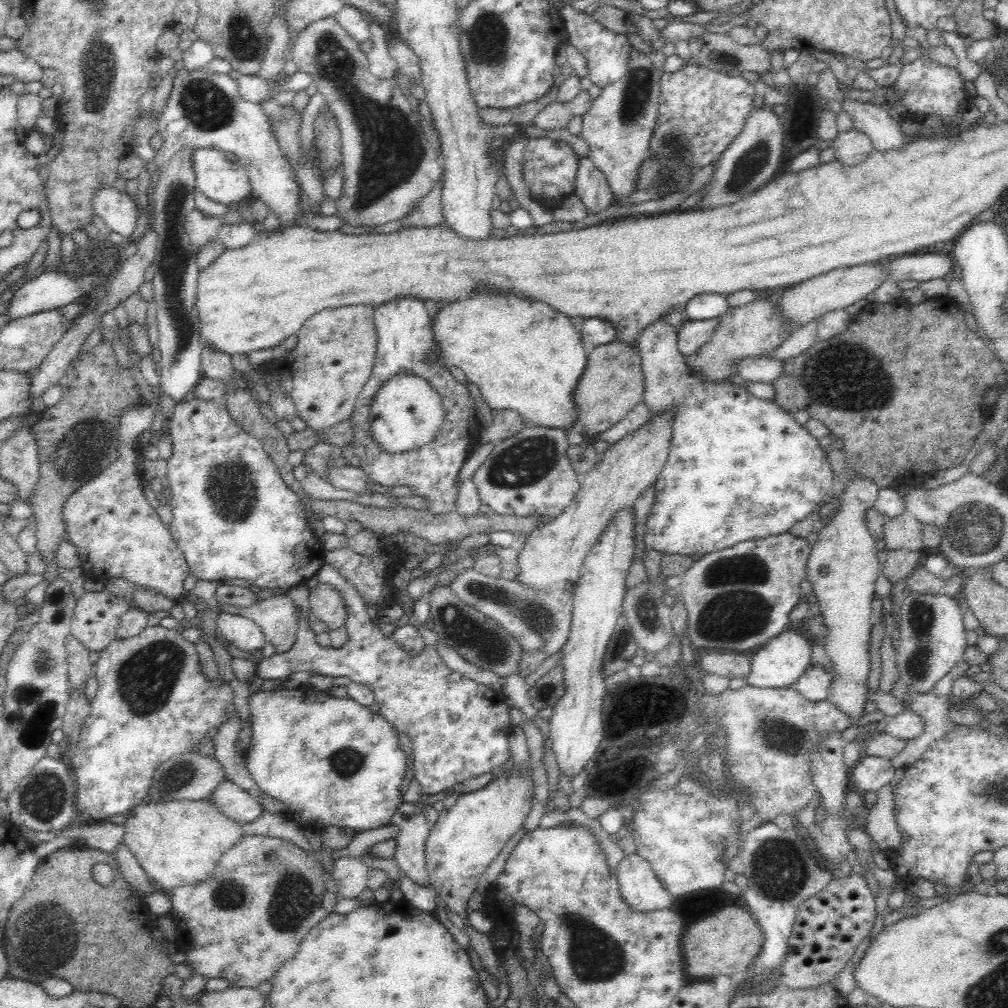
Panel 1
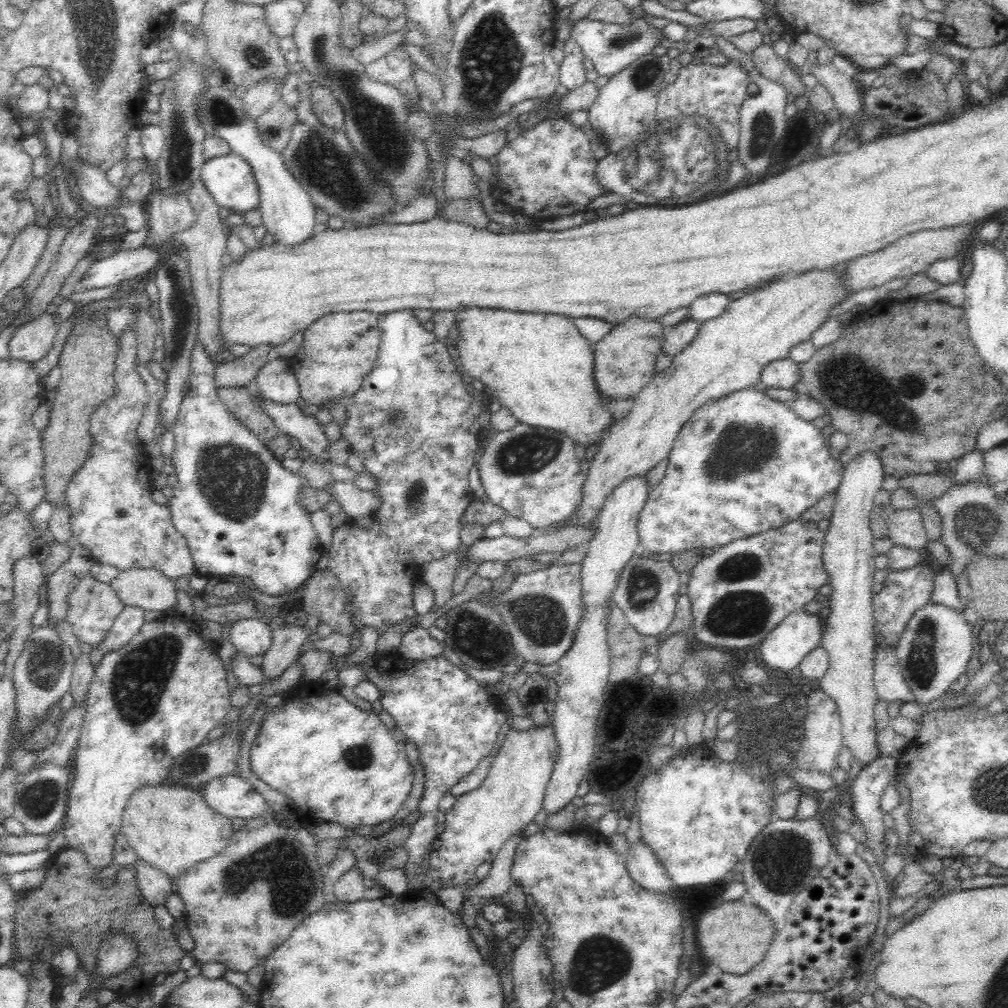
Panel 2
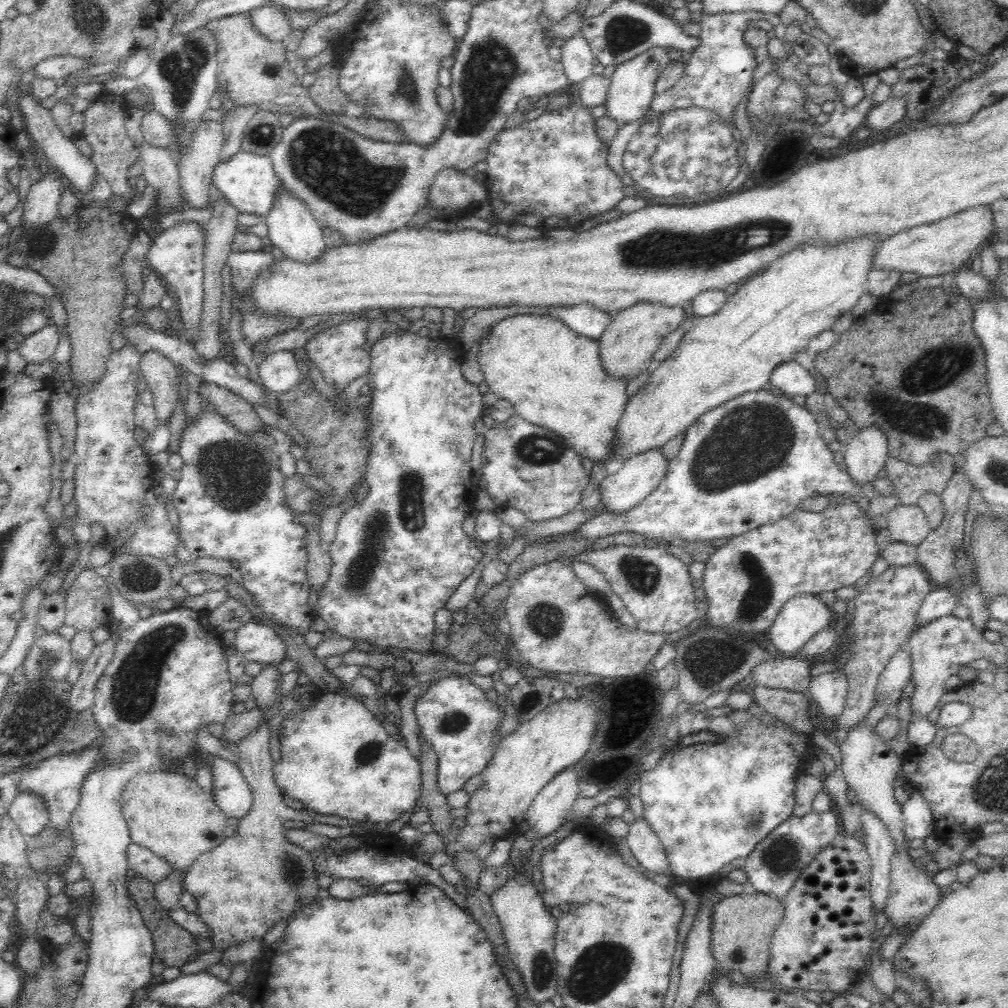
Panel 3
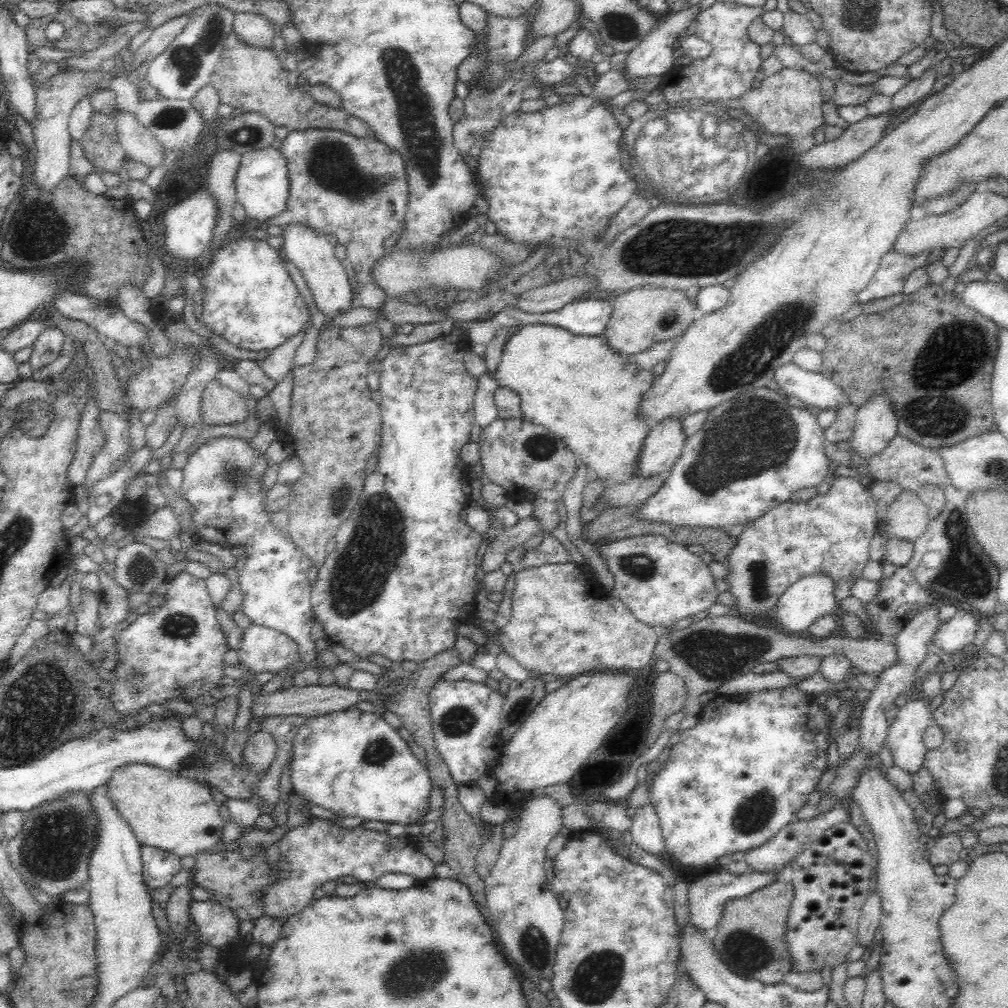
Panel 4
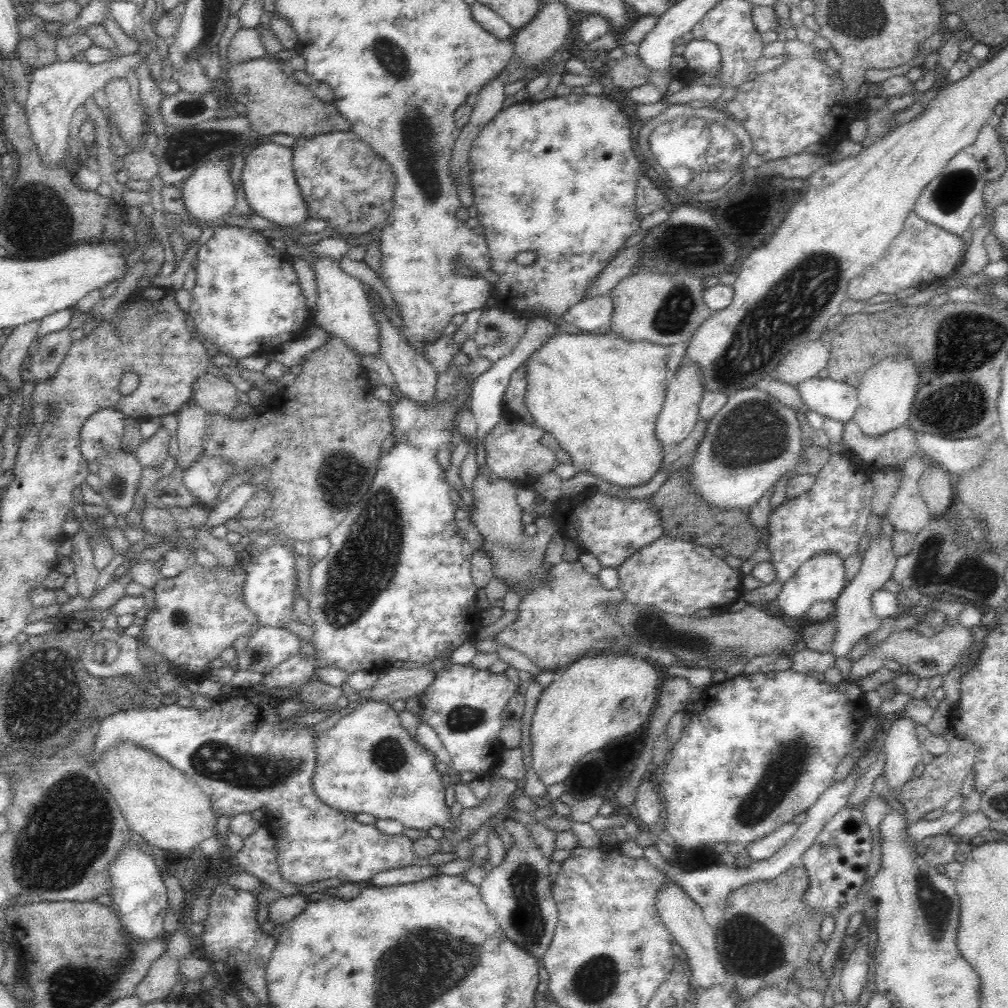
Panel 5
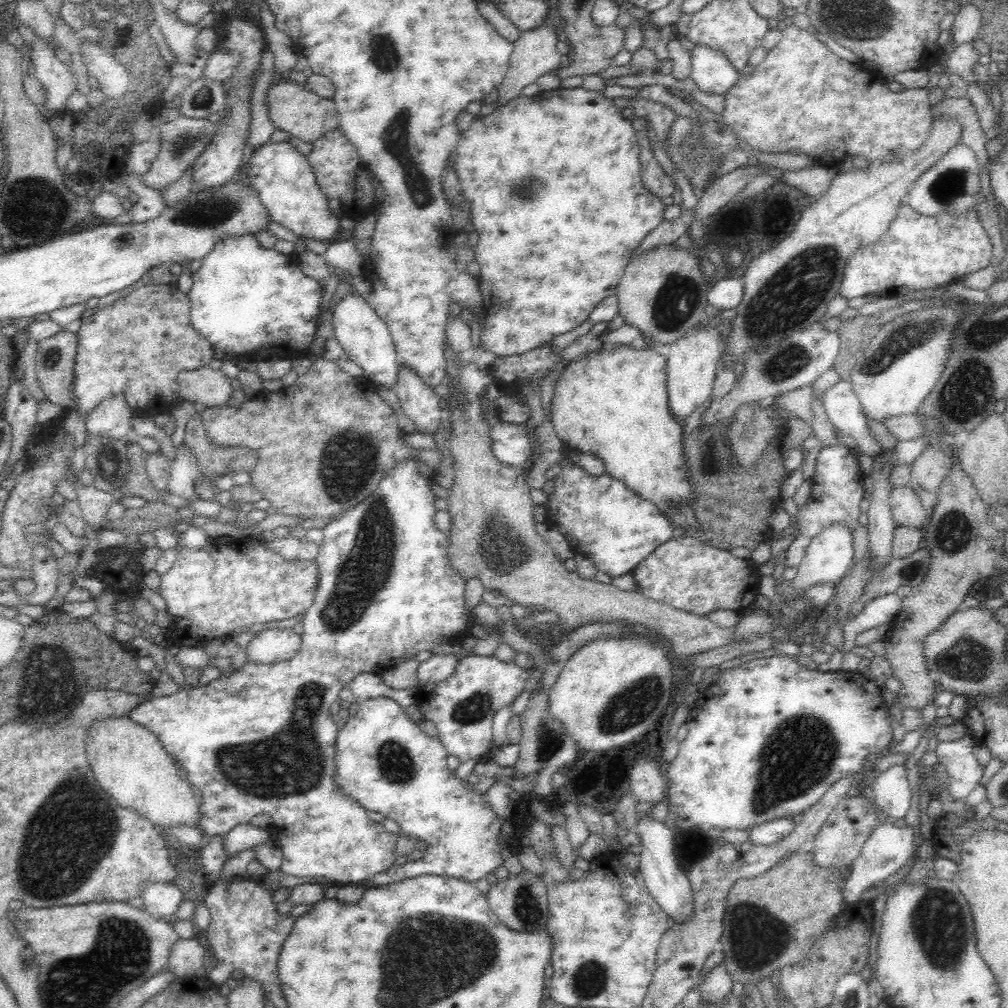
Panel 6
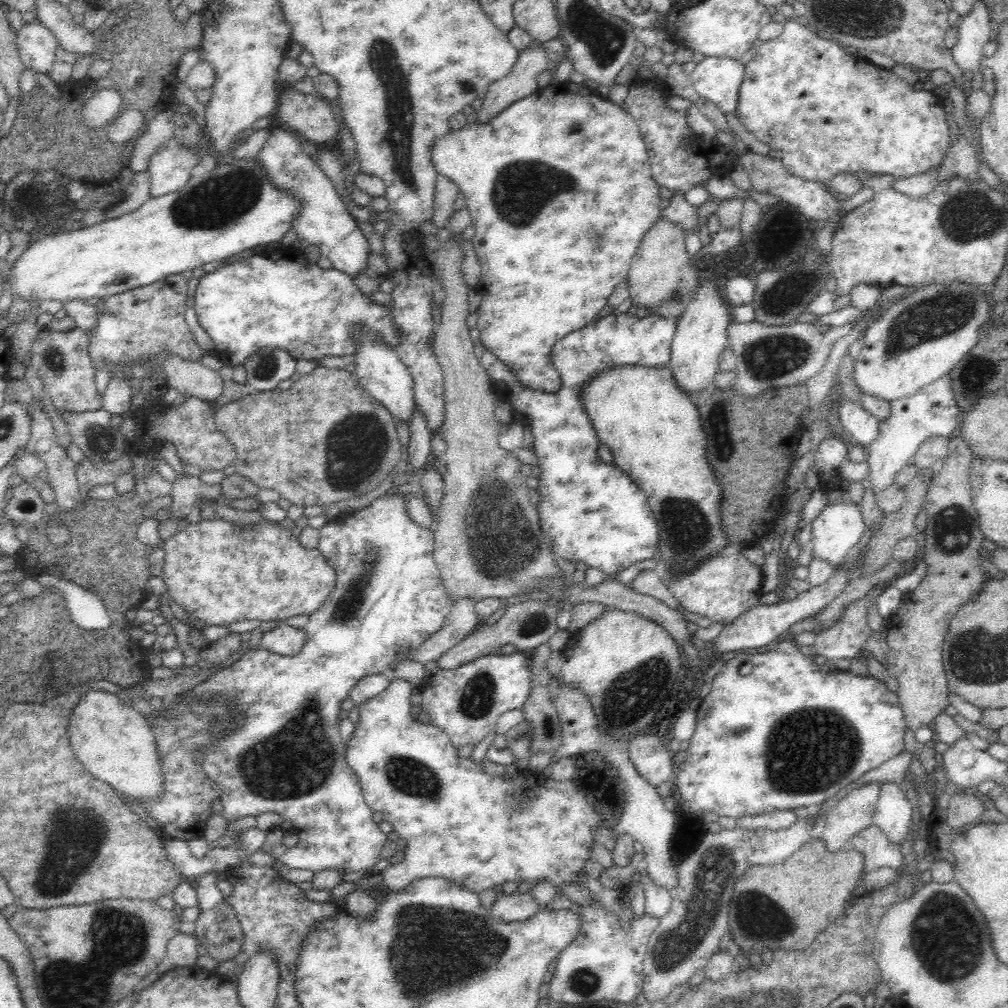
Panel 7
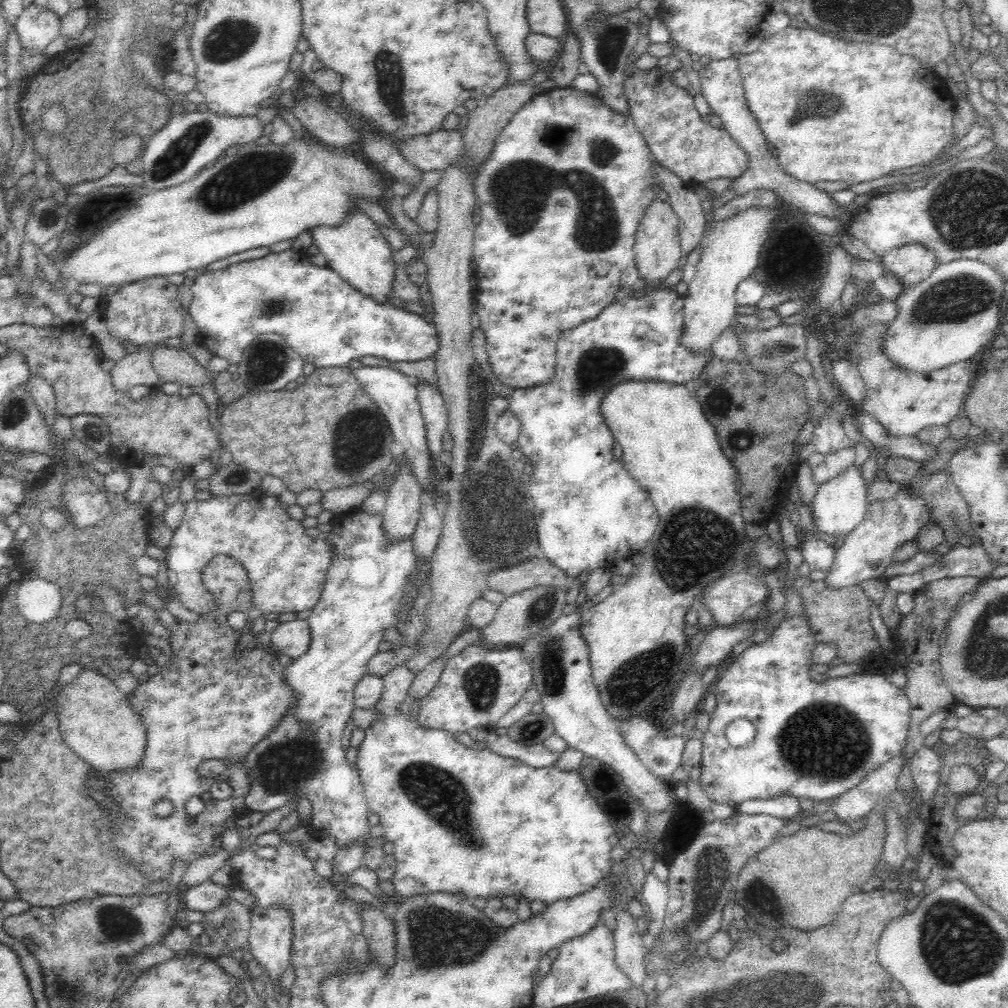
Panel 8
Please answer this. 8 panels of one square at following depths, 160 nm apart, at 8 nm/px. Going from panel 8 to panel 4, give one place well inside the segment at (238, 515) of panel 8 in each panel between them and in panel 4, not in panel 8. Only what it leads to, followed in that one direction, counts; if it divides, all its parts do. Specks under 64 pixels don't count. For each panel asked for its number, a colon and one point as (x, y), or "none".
4: (174, 652)
5: (197, 613)
6: (230, 584)
7: (221, 574)

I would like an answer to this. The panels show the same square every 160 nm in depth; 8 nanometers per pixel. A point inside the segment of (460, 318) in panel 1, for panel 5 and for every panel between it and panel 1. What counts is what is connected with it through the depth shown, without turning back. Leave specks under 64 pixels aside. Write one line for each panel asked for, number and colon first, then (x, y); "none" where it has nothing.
2: (538, 366)
3: (553, 377)
4: (581, 390)
5: (599, 396)

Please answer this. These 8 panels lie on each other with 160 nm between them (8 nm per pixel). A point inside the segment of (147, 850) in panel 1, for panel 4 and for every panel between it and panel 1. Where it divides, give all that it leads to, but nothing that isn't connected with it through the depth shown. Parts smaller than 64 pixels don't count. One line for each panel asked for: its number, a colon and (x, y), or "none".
2: (171, 827)
3: (167, 812)
4: (177, 814)

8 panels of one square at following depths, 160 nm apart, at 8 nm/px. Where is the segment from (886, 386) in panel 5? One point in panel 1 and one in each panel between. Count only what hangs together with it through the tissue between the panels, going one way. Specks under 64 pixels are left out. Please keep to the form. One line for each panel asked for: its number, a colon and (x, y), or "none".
1: (842, 568)
2: (848, 635)
3: (866, 454)
4: (875, 426)

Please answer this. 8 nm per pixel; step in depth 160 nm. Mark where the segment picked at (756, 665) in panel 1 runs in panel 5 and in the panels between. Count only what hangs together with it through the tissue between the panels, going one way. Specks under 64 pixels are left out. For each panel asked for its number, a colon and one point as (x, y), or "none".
2: (783, 649)
3: (803, 616)
4: (812, 597)
5: (821, 578)

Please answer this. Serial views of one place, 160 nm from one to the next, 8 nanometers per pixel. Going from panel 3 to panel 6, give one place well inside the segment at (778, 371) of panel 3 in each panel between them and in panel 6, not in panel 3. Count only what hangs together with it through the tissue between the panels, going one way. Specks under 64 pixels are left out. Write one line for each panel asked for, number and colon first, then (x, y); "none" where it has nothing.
4: (809, 388)
5: (836, 400)
6: (841, 405)

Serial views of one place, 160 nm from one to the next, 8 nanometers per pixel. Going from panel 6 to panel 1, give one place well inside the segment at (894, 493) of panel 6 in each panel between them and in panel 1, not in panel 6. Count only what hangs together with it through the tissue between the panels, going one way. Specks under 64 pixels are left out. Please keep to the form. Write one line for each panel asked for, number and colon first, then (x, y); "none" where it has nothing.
1: (904, 532)
2: (904, 526)
3: (906, 523)
4: (906, 518)
5: (907, 512)

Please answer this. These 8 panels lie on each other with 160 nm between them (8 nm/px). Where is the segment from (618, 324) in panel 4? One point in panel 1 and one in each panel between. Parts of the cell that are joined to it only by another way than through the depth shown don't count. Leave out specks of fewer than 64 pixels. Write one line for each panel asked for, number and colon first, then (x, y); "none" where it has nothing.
1: (612, 385)
2: (624, 361)
3: (626, 349)

